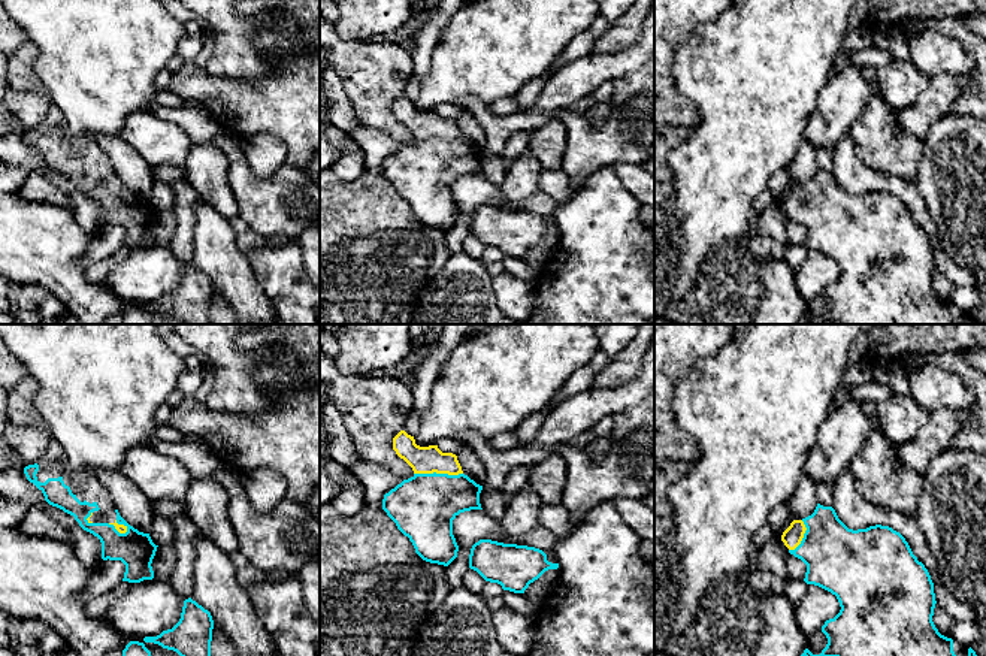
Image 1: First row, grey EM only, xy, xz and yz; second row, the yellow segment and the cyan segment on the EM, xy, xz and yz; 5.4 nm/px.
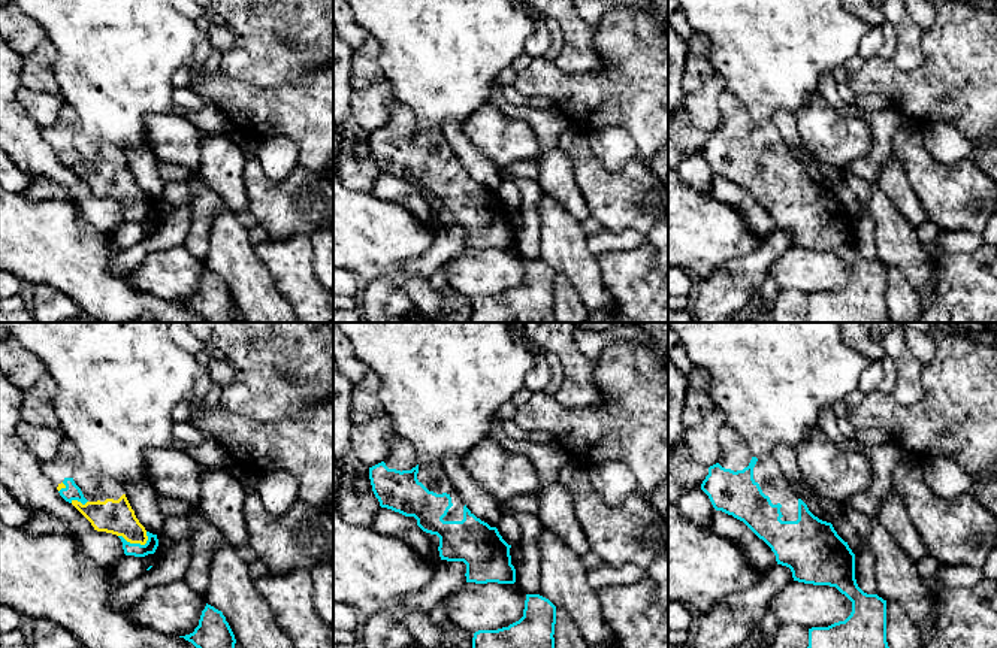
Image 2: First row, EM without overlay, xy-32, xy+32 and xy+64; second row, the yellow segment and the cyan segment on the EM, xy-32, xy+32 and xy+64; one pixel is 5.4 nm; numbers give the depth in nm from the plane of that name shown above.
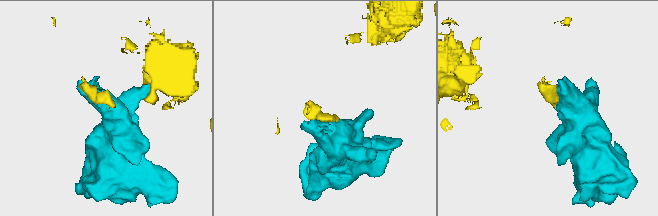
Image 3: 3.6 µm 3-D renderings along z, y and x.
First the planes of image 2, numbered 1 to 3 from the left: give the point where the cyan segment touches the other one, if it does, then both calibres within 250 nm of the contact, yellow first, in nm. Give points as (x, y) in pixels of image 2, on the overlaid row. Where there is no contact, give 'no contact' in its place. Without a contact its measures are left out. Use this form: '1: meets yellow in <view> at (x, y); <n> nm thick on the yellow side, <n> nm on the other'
1: meets yellow in xy-32 at (133, 542); 190 nm thick on the yellow side, 70 nm on the other
2: no contact
3: no contact

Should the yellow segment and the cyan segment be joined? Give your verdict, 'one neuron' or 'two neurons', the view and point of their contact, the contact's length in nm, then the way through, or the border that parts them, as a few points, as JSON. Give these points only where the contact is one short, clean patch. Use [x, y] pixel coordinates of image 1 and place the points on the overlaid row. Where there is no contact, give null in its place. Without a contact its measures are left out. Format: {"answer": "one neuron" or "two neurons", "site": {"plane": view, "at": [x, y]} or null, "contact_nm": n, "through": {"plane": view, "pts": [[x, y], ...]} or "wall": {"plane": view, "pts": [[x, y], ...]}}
{"answer": "one neuron", "site": {"plane": "xz", "at": [438, 472]}, "contact_nm": 260}

